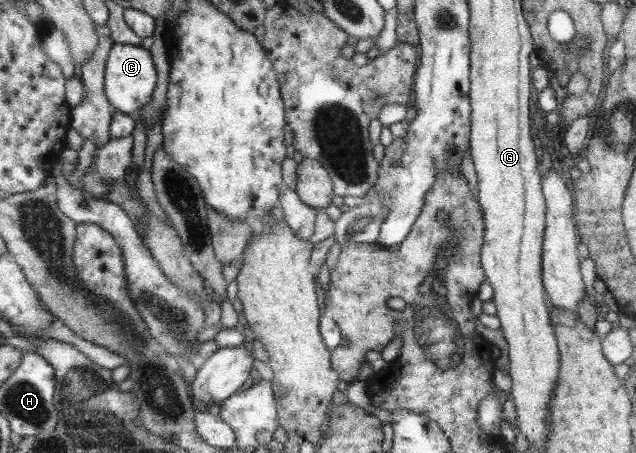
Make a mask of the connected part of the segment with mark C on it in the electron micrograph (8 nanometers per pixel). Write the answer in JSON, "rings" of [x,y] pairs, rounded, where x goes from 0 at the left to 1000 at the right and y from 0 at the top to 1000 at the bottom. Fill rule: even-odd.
{"rings":[[[178,95],[165,141],[164,203],[179,245],[211,256],[236,221],[248,181],[237,115],[220,99]]]}

